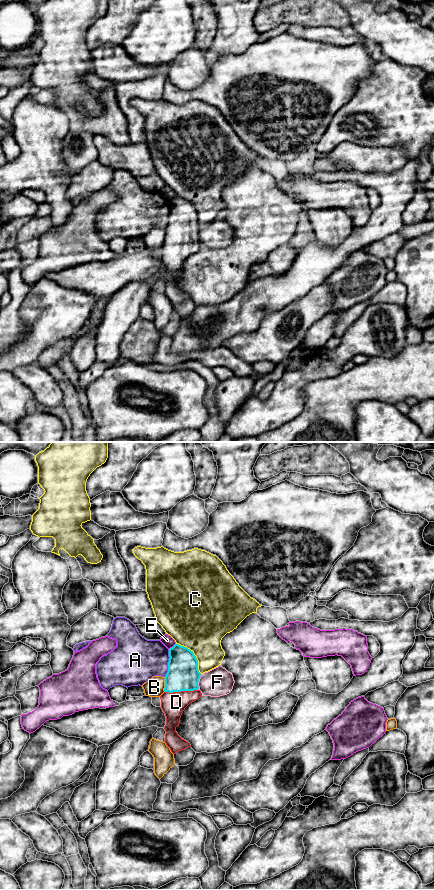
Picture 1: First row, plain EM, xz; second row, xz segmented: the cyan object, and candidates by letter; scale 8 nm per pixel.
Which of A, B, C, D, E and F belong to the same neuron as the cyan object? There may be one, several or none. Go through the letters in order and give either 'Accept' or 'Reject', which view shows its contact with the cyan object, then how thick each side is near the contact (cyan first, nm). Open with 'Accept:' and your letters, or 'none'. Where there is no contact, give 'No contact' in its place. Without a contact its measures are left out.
Accept: D
A: Reject. Touches cyan in xz. Thickness 260 nm (cyan) against 360 nm
B: Reject. Touches cyan in xz. Thickness 260 nm (cyan) against 160 nm
C: Reject. Touches cyan in xz. Thickness 260 nm (cyan) against 400 nm
D: Accept. Touches cyan in xz. Thickness 260 nm (cyan) against 190 nm
E: Reject. Touches cyan in xz. Thickness 260 nm (cyan) against 90 nm
F: Reject. Touches cyan in xz. Thickness 260 nm (cyan) against 220 nm

